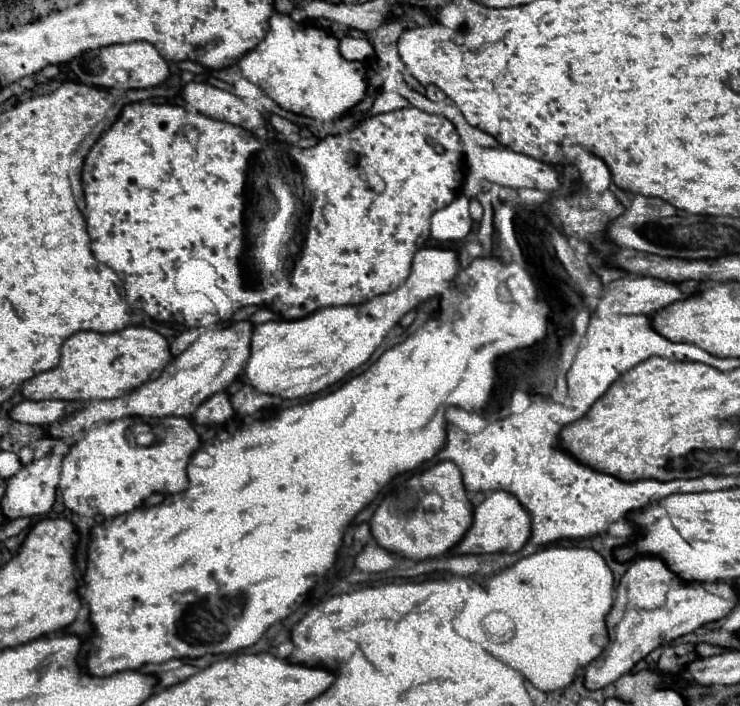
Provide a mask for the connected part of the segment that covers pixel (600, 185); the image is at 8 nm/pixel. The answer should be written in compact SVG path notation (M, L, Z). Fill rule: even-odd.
M580 152L574 166L578 168L582 180L588 186L594 186L596 194L602 194L610 188L610 184L612 184L610 170L608 170L606 162L602 162L598 156L594 156L590 152Z

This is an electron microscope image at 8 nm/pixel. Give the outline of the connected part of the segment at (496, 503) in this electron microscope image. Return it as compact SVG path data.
M496 490L473 509L472 526L464 538L450 550L452 554L484 554L484 552L518 552L530 536L530 516L526 508L508 492Z

